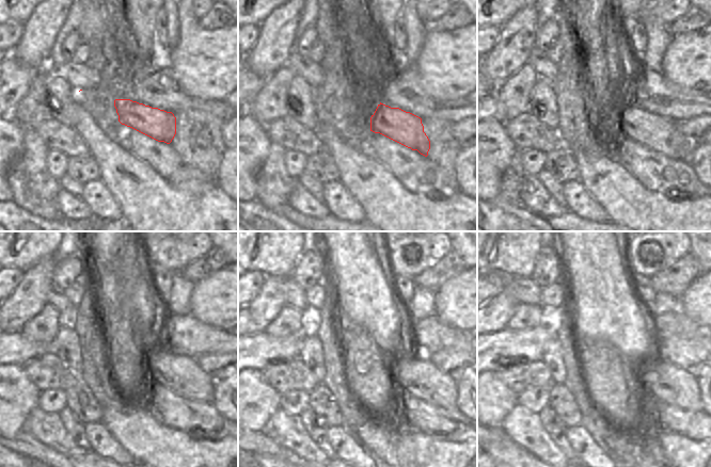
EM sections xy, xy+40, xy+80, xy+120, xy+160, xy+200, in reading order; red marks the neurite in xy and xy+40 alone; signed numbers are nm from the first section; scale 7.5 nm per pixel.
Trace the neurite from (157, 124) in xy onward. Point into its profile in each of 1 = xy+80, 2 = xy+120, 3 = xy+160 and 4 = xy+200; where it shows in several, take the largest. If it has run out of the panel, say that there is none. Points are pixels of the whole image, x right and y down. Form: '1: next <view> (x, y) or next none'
1: next xy+80 (636, 124)
2: next xy+120 (182, 374)
3: next xy+160 (415, 374)
4: next xy+200 (664, 382)

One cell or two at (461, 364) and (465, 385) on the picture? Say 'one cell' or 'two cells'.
two cells

